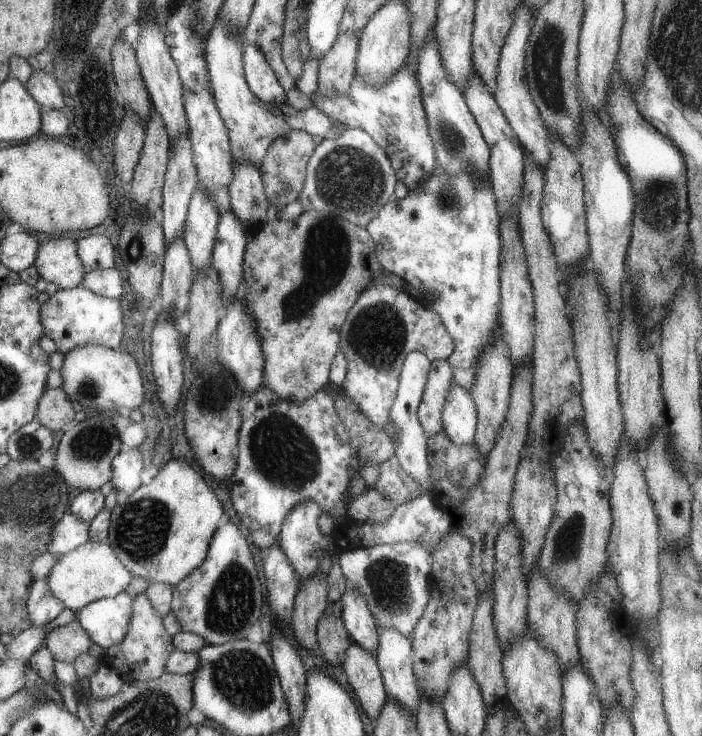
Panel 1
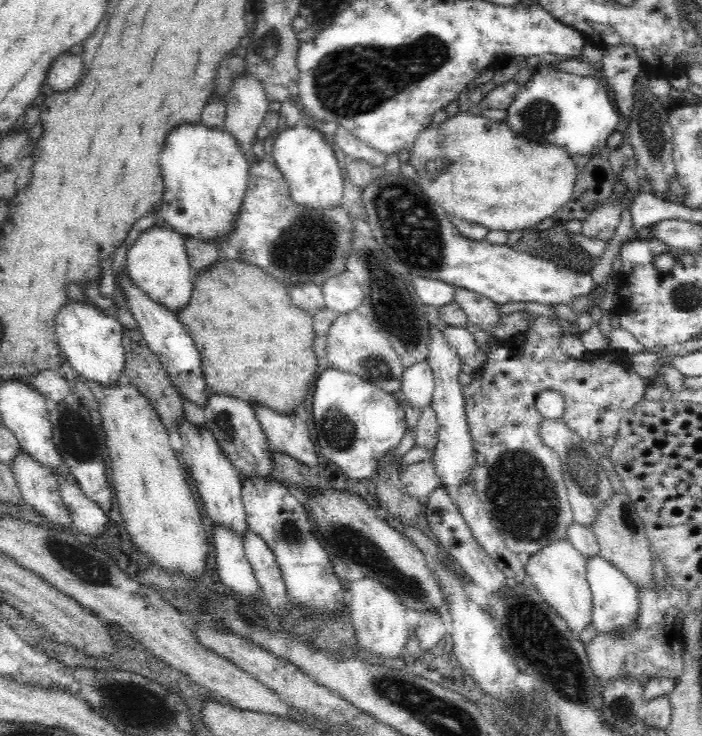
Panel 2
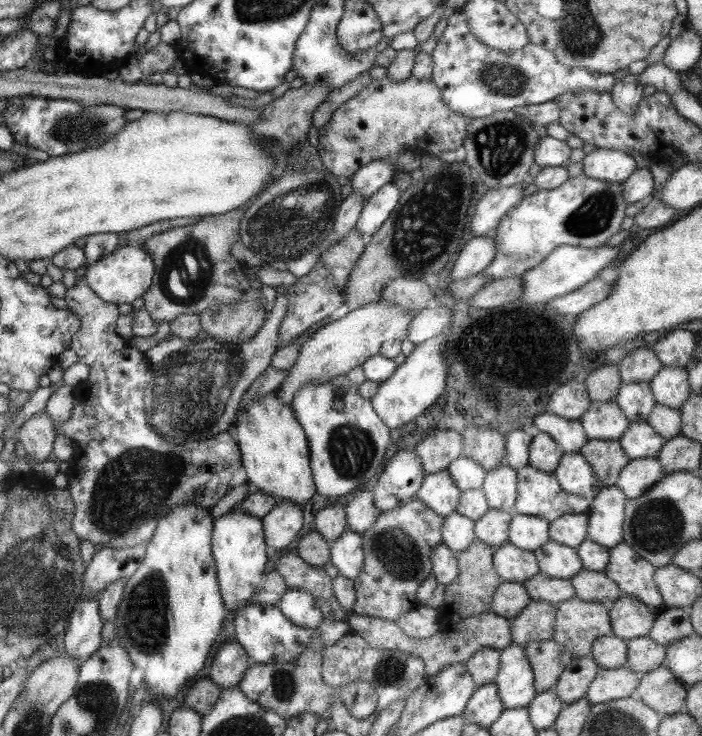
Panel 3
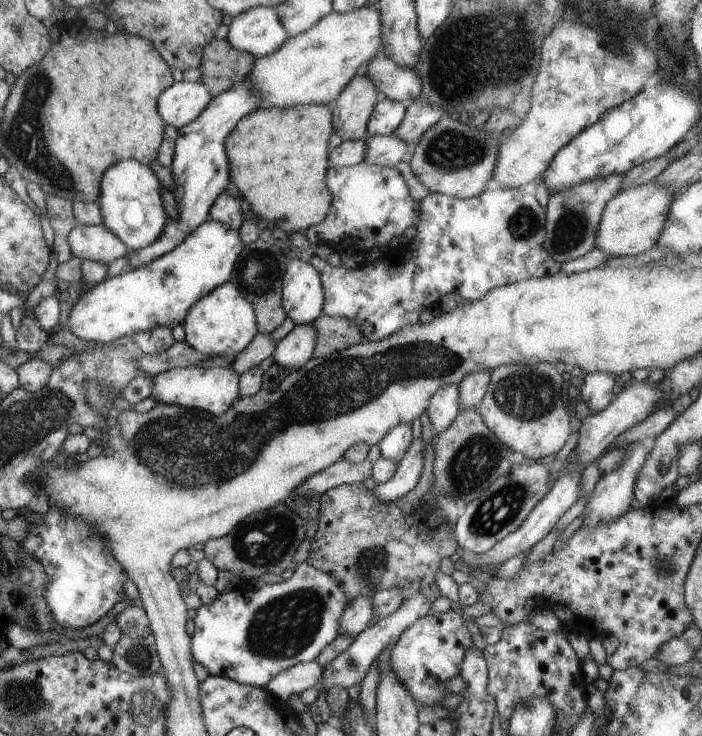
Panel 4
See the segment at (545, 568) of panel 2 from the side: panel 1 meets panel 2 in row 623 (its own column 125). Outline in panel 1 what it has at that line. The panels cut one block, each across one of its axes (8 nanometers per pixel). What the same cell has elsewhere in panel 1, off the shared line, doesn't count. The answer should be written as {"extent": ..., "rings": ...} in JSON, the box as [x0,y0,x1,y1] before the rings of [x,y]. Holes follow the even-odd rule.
{"extent":[47,540,133,612],"rings":[[[87,540],[85,544],[77,546],[73,552],[67,552],[57,558],[59,560],[55,562],[55,566],[51,568],[51,572],[47,576],[47,584],[51,586],[51,592],[59,600],[63,600],[63,604],[73,612],[79,612],[81,608],[85,608],[87,604],[91,604],[95,600],[113,598],[113,596],[125,592],[125,586],[129,586],[129,582],[133,578],[133,574],[119,560],[113,546],[109,546],[107,542]]]}

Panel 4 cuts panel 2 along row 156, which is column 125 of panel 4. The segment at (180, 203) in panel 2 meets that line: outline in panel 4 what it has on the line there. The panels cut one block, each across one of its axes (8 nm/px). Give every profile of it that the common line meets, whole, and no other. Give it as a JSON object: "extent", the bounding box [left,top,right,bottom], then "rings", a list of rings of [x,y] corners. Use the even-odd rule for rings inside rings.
{"extent":[95,160,167,252],"rings":[[[121,160],[113,168],[105,170],[101,178],[101,194],[95,202],[101,206],[101,226],[119,236],[131,252],[153,244],[167,224],[167,214],[161,206],[161,192],[163,186],[147,166],[137,160]]]}

